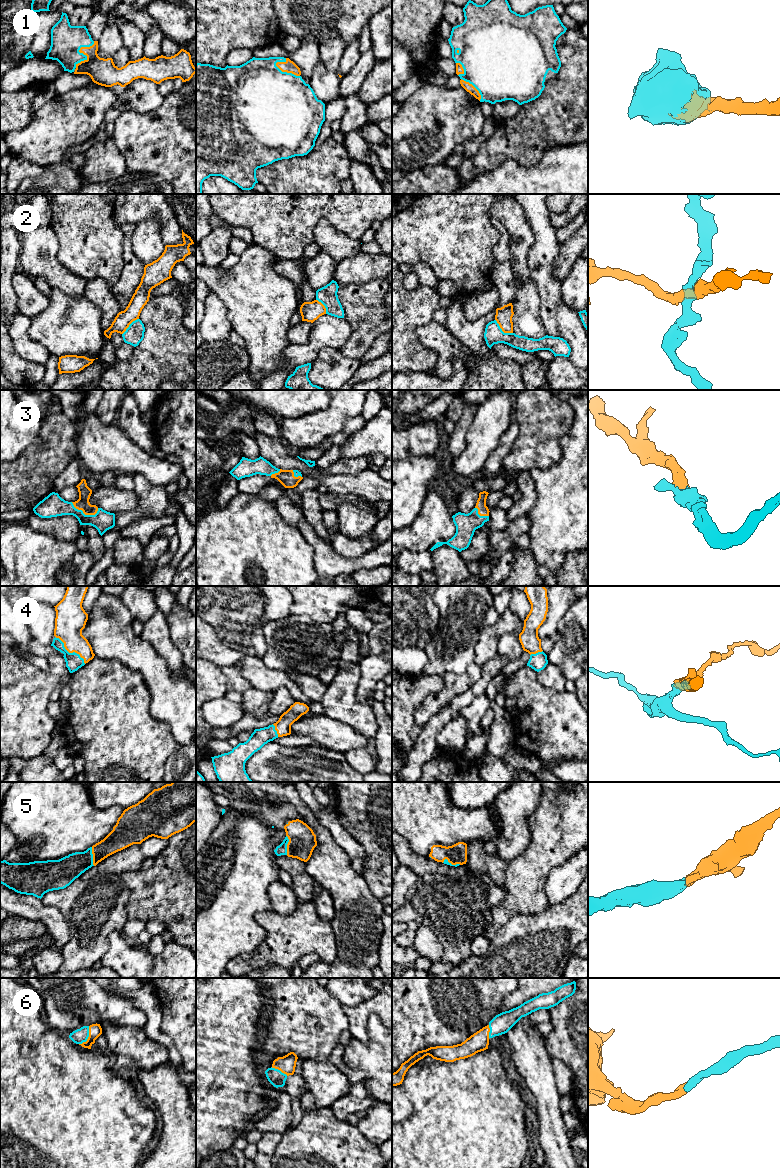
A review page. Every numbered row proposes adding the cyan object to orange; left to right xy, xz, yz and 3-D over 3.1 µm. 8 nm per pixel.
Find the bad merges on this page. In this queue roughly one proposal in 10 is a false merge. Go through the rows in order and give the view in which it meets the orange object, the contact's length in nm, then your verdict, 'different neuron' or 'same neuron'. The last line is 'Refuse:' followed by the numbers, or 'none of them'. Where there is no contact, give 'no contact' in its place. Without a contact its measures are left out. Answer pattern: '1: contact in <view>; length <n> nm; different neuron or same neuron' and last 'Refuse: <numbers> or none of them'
1: contact in xy; length 260 nm; same neuron
2: contact in yz; length 180 nm; different neuron
3: contact in xy; length 240 nm; same neuron
4: contact in xy; length 340 nm; same neuron
5: contact in xz; length 160 nm; same neuron
6: contact in xy; length 170 nm; same neuron
Refuse: 2

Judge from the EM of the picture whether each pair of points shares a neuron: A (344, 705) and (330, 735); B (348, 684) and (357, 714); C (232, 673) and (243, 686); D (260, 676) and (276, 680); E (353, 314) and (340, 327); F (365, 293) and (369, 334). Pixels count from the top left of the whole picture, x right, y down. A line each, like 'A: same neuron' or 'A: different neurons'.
A: different neurons
B: same neuron
C: same neuron
D: same neuron
E: different neurons
F: same neuron

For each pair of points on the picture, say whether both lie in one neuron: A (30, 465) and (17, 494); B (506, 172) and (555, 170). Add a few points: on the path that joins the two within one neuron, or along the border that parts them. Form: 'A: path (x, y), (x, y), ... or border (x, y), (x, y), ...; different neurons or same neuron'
A: path (30, 472), (30, 476), (19, 487); same neuron
B: path (518, 174), (543, 174); same neuron

